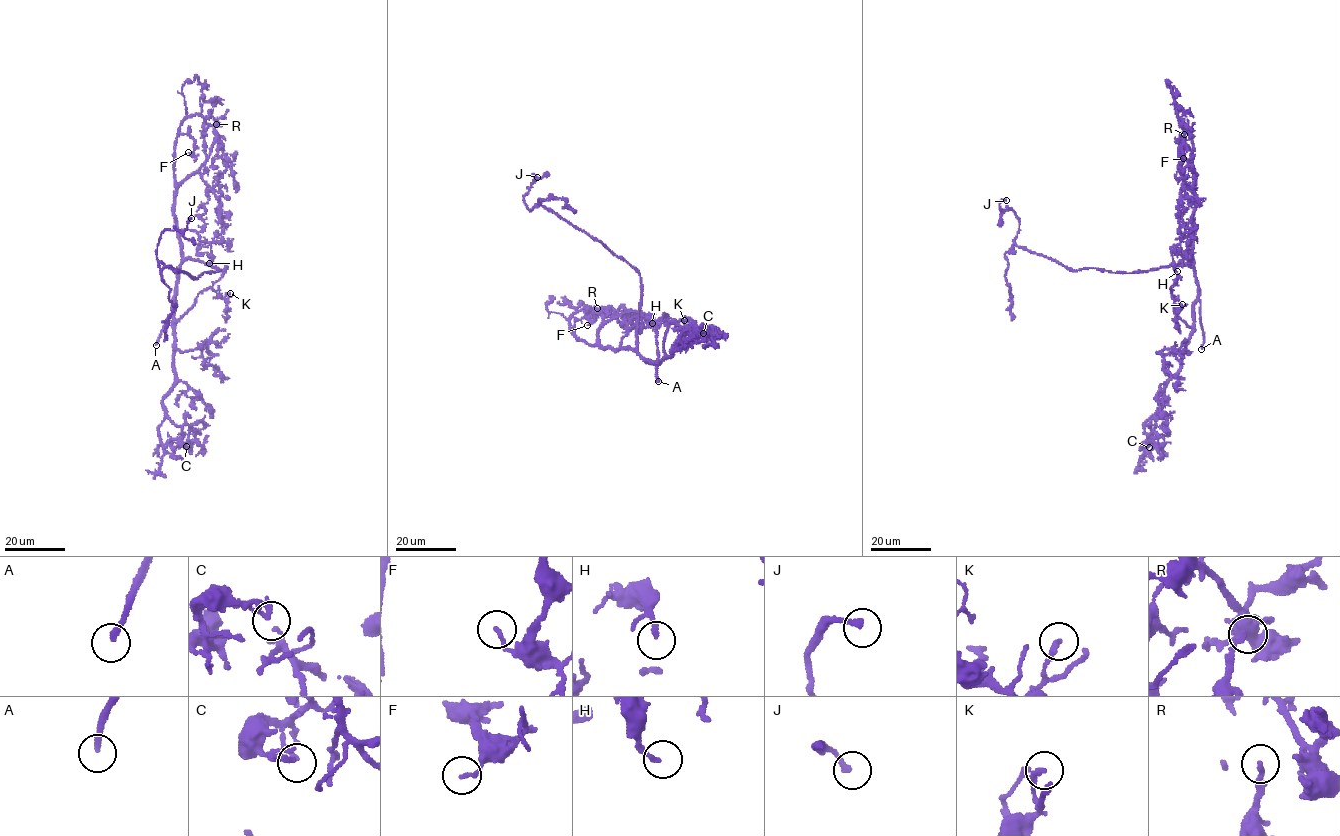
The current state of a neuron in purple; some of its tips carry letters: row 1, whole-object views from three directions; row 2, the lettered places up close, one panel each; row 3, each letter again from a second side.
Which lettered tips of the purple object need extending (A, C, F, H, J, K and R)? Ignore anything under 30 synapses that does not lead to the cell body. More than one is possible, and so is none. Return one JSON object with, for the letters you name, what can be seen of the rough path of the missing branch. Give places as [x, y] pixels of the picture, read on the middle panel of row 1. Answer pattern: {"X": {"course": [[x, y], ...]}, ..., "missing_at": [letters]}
{"A": {"course": [[658, 381], [663, 389], [677, 387], [684, 391], [682, 388]]}, "missing_at": ["A"]}

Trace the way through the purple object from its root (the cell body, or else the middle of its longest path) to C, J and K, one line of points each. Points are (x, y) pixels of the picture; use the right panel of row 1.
C: (1170, 266), (1192, 267), (1198, 300), (1182, 367), (1167, 381), (1163, 404), (1144, 425), (1149, 447)
J: (1170, 266), (1127, 273), (1069, 269), (1016, 244), (1019, 219), (1012, 208), (1002, 211), (1000, 203), (1006, 200)
K: (1170, 266), (1190, 265), (1193, 269), (1198, 300), (1191, 327), (1176, 315), (1172, 296), (1178, 310), (1182, 304)

